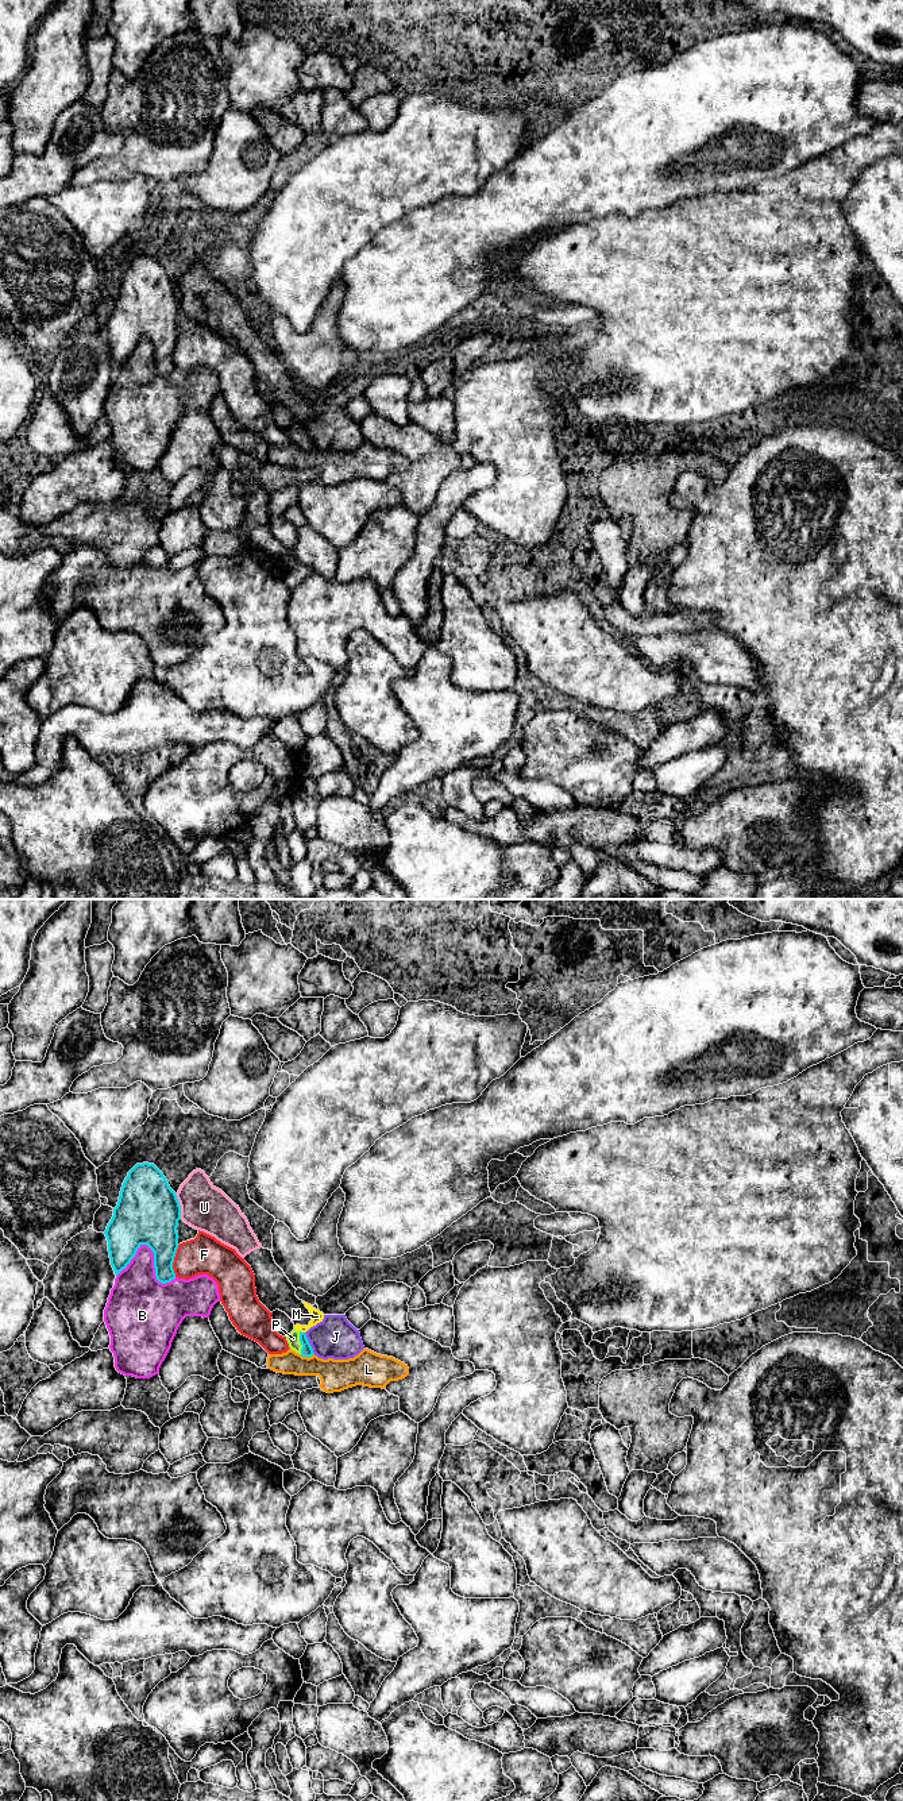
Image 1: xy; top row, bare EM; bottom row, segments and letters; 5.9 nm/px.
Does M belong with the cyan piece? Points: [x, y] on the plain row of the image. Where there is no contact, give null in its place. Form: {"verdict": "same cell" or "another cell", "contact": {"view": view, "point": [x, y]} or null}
{"verdict": "another cell", "contact": {"view": "xy", "point": [303, 425]}}

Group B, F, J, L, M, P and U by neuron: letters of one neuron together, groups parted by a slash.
B / F / J / L / M U / P

